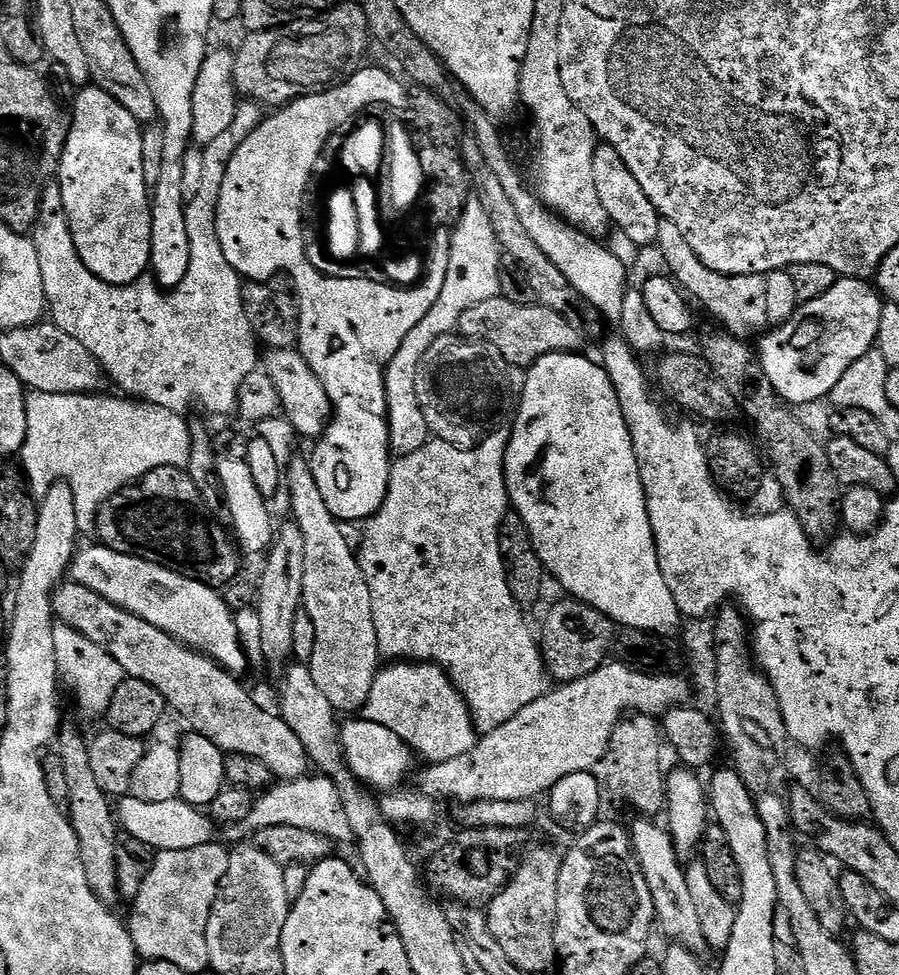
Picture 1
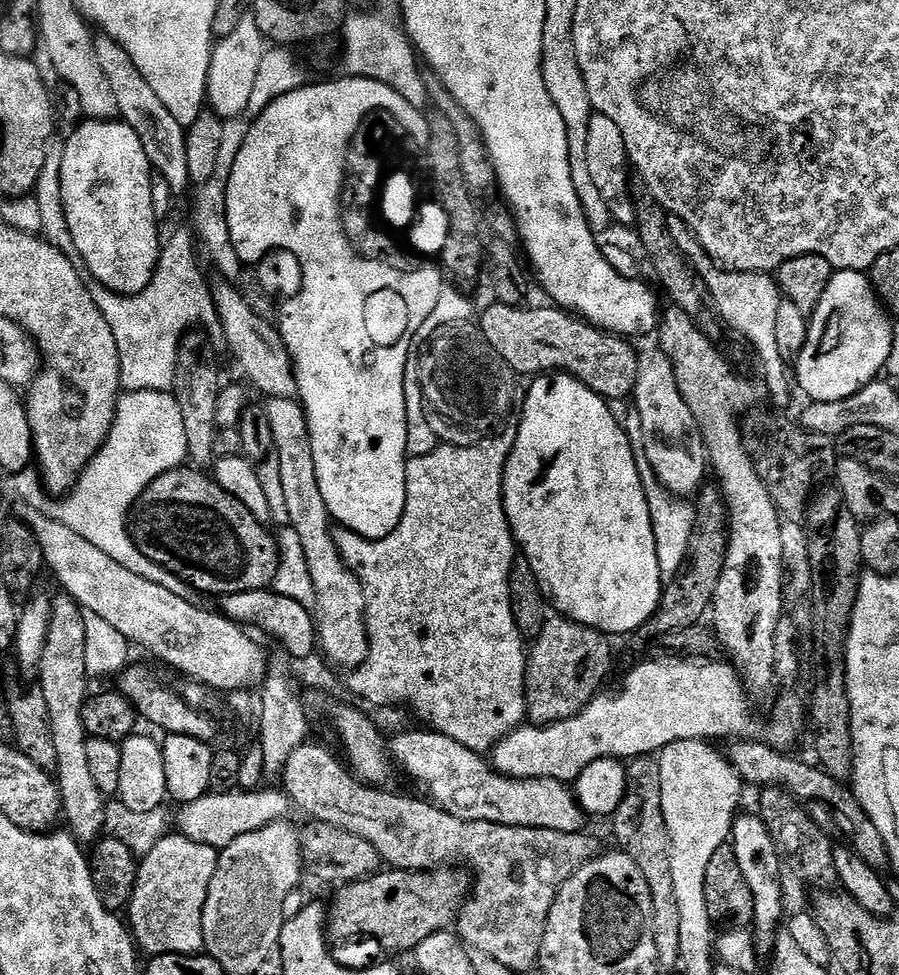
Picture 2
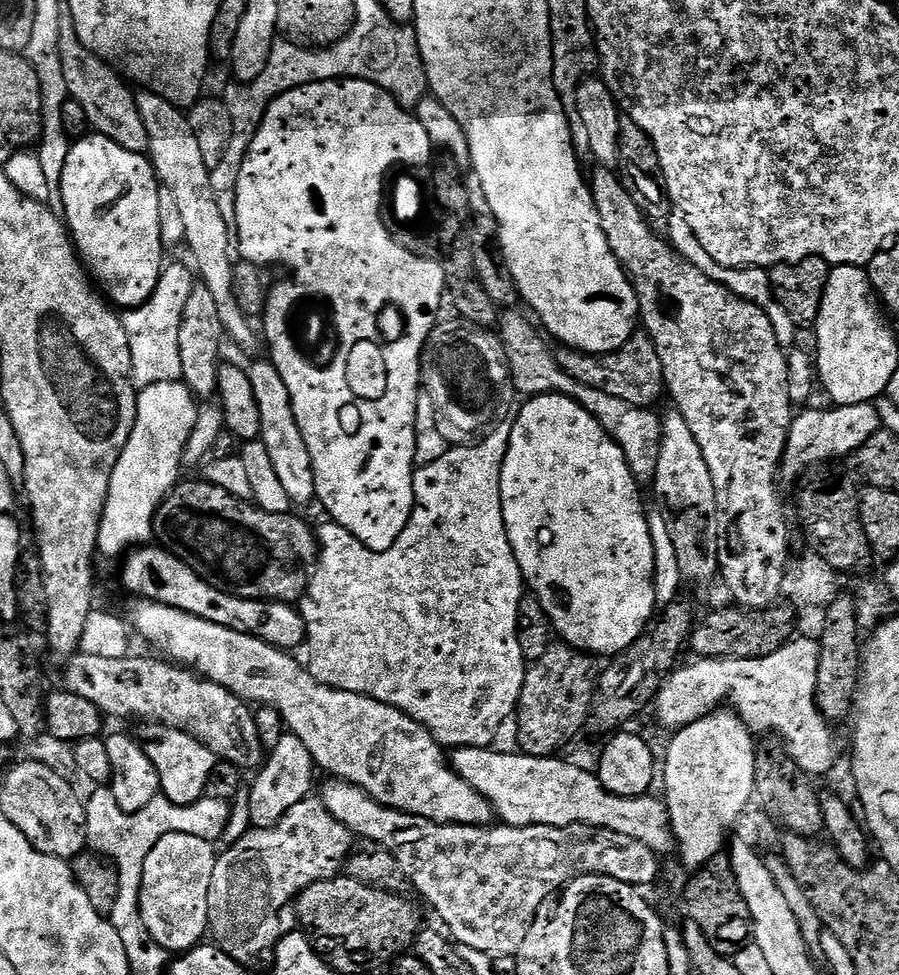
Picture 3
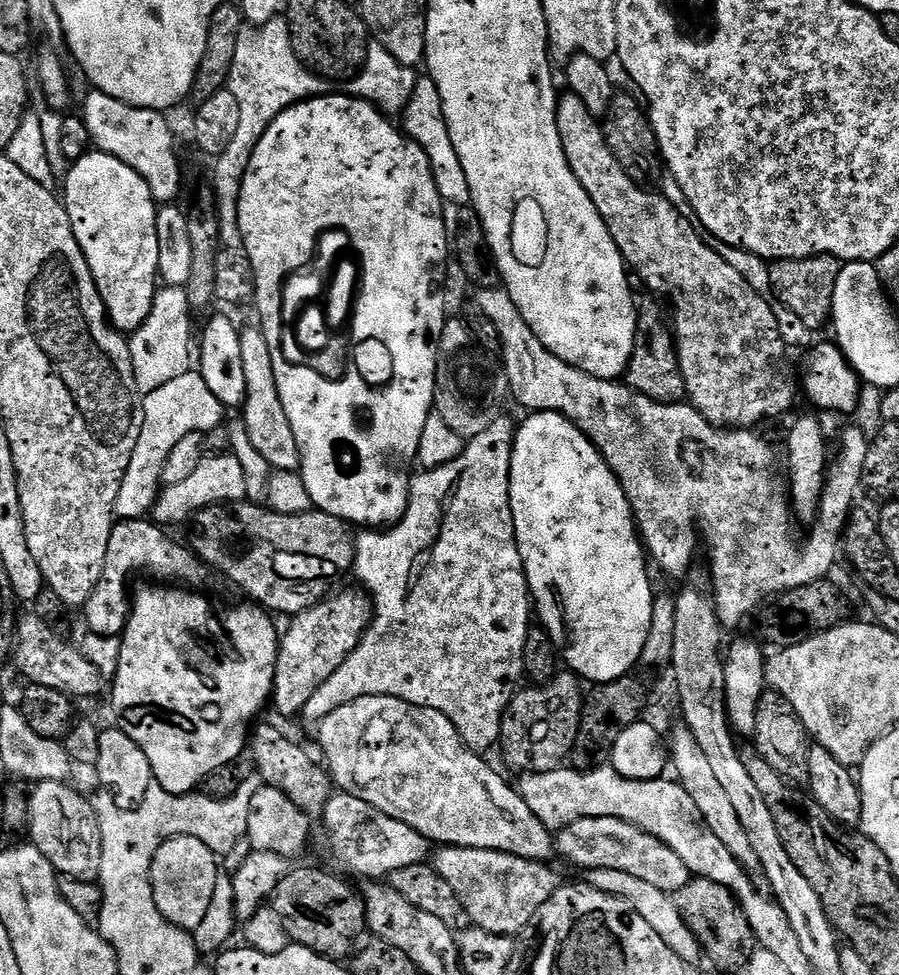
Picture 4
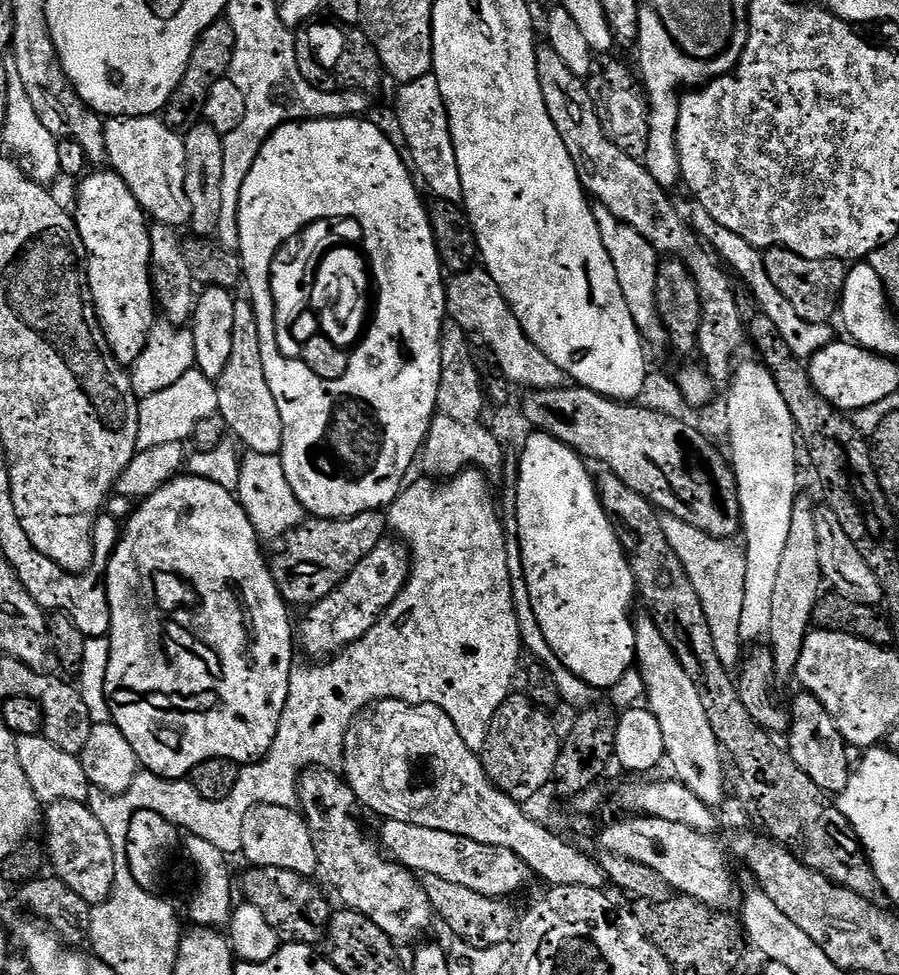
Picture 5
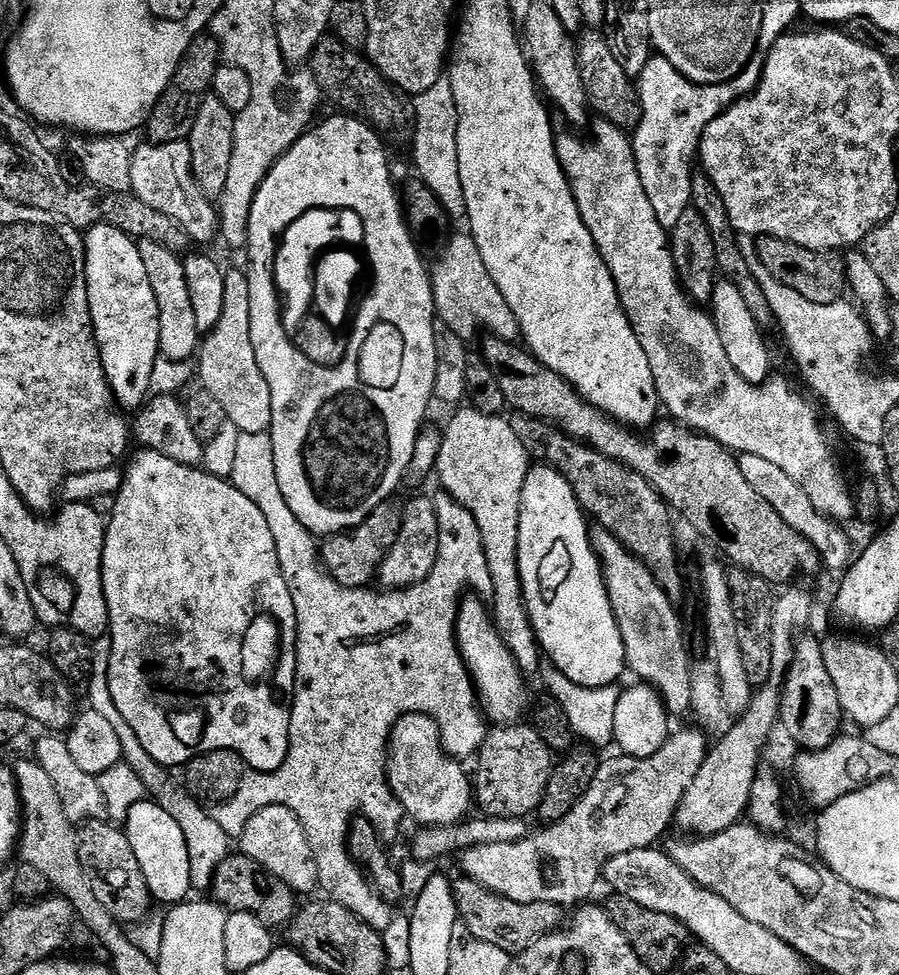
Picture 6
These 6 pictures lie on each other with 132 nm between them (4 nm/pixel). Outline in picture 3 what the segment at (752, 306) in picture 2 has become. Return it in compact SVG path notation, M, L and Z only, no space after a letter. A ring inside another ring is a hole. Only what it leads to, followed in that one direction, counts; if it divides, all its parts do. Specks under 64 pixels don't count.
M673 211L671 215L667 217L667 220L669 219L669 233L667 232L667 235L670 237L672 247L688 263L694 265L698 270L702 270L702 274L706 274L711 280L721 284L722 287L729 288L734 294L738 294L764 309L764 313L767 314L774 326L774 334L778 338L778 342L785 350L791 349L795 345L792 343L796 340L798 325L792 321L790 314L786 314L786 310L782 310L782 306L776 301L776 296L772 293L772 283L768 277L768 272L762 268L727 268L718 262L714 262L714 258L710 258L710 254L706 254L706 246L702 246L702 242L698 242L698 238L694 234L694 230L690 230L690 222L686 222L682 213Z

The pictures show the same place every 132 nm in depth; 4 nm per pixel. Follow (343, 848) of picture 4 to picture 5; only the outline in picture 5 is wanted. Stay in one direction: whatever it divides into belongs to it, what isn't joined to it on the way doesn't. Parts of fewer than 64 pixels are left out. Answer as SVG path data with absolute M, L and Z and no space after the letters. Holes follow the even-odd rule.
M385 819L381 824L384 825L378 840L383 851L397 864L417 874L458 882L466 890L493 898L511 897L511 892L518 891L530 879L526 862L506 850L506 846L490 846L458 834L446 834L446 830L430 830L430 826L414 826L401 820Z

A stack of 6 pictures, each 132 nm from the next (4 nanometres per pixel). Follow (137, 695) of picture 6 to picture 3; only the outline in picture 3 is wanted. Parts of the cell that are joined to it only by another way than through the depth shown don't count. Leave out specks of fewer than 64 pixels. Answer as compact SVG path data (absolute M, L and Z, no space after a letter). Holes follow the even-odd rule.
M148 722L141 728L144 729L138 733L138 739L150 762L154 762L154 770L158 770L160 791L164 797L175 804L192 804L201 799L206 790L206 778L210 778L210 770L214 770L218 762L216 755L182 730L174 730L159 722Z

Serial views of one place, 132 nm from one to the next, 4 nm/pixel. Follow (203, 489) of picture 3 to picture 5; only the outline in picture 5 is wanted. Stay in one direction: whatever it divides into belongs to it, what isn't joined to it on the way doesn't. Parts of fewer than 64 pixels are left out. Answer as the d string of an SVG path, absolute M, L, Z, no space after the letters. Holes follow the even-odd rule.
M383 511L363 512L342 520L305 519L283 537L282 545L271 557L272 577L280 596L289 605L311 606L330 595L362 558L389 535L387 515Z

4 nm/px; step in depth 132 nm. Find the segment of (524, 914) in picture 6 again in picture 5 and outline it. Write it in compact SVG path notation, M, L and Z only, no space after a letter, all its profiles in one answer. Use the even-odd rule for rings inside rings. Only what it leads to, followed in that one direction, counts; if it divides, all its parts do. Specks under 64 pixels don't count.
M424 876L422 883L426 890L426 898L430 898L433 913L438 917L439 923L441 920L453 932L453 937L462 939L475 948L509 943L508 931L517 927L518 916L508 909L507 899L483 896L474 890L466 890L466 886L458 886L458 882L446 882L433 876Z

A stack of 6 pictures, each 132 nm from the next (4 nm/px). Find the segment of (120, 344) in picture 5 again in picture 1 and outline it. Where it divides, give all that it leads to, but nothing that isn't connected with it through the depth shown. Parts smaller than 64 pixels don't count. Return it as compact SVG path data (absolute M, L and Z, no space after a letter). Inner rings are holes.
M84 86L76 93L76 102L70 108L70 127L68 130L68 141L64 147L64 153L60 159L58 169L58 183L62 190L62 206L66 206L66 218L70 226L70 234L74 238L74 246L82 258L82 262L102 282L107 284L135 284L141 276L149 271L152 262L152 202L150 199L150 187L146 184L145 175L143 174L143 136L144 128L126 110L126 106L116 102L106 90L95 86Z

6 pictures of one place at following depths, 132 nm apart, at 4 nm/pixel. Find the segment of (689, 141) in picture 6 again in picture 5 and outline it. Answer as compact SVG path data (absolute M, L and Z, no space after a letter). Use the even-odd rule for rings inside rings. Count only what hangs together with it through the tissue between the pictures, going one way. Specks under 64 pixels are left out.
M644 10L640 13L635 47L636 56L640 59L638 76L646 93L648 121L650 122L650 142L646 146L646 154L642 163L654 178L654 182L658 182L666 190L672 190L672 187L675 184L679 185L682 180L680 155L676 149L676 127L678 126L678 110L682 92L680 87L683 84L699 85L705 79L705 65L693 56L687 56L676 45L674 38L670 38L662 18L657 12L651 10Z

